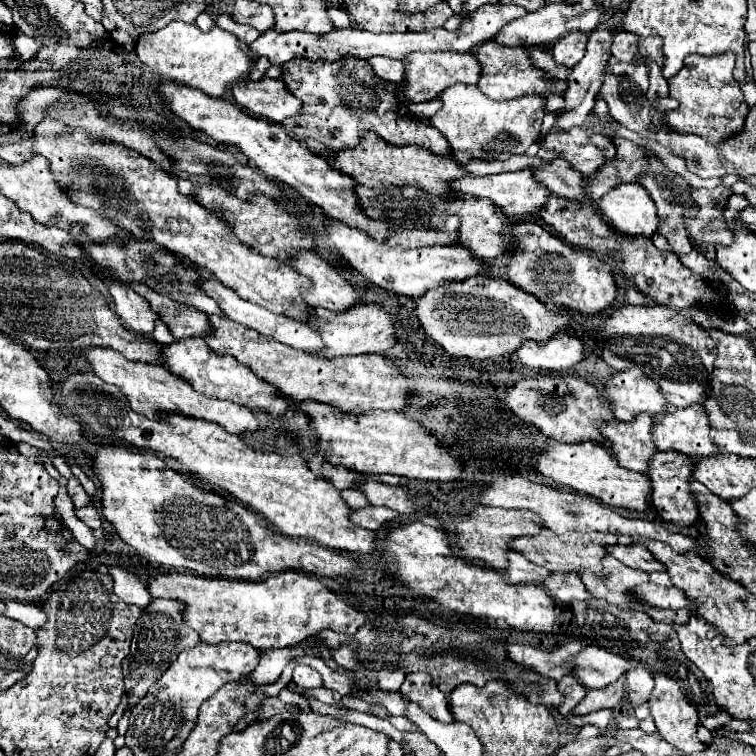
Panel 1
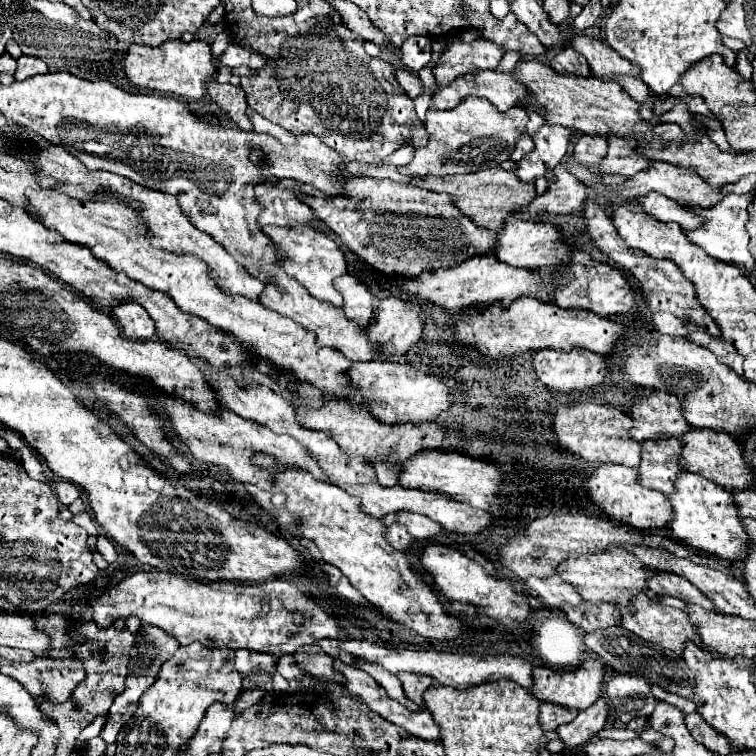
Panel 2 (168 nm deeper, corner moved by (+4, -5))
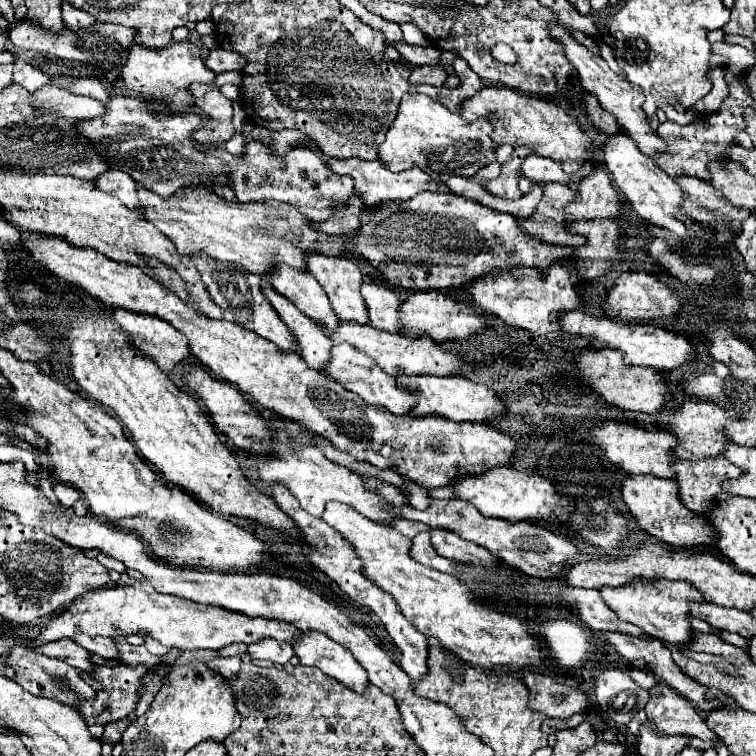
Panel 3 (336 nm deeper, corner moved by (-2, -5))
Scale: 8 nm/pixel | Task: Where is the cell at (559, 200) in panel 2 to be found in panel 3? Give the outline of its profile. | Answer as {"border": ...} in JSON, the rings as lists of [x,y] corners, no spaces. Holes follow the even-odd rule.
{"border":[[[595,170],[591,176],[579,182],[577,198],[571,202],[571,206],[567,206],[565,218],[569,222],[617,218],[623,206],[625,204],[611,182],[611,176],[605,170]]]}

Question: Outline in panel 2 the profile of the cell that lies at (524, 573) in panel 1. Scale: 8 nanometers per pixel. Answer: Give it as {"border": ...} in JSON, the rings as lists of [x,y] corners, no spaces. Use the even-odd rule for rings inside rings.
{"border":[[[531,576],[523,584],[527,590],[533,590],[537,596],[543,598],[543,602],[547,606],[553,606],[553,608],[561,608],[563,602],[567,602],[571,606],[579,606],[583,602],[581,596],[567,582],[563,582],[557,576],[551,576],[551,578]]]}

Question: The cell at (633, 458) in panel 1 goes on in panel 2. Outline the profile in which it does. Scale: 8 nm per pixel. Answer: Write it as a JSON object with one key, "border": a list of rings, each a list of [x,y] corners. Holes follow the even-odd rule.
{"border":[[[657,438],[643,440],[643,456],[637,466],[639,482],[645,488],[653,488],[669,496],[673,492],[673,478],[681,470],[677,456],[681,454],[681,442],[677,438]]]}

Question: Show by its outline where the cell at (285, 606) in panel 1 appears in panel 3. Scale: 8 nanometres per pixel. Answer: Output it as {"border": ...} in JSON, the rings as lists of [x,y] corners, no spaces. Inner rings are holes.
{"border":[[[137,582],[133,586],[123,586],[123,588],[95,590],[91,594],[85,594],[83,598],[77,598],[63,614],[59,614],[47,626],[43,626],[33,646],[43,646],[47,642],[61,638],[73,638],[77,628],[89,634],[91,638],[95,636],[115,638],[129,634],[149,636],[161,642],[163,646],[179,648],[179,650],[219,650],[233,642],[253,644],[265,636],[293,642],[299,636],[299,630],[287,622],[255,620],[243,614],[231,614],[231,610],[215,610],[215,606],[199,606],[179,596],[159,594],[153,590],[149,582],[143,582],[143,586]]]}

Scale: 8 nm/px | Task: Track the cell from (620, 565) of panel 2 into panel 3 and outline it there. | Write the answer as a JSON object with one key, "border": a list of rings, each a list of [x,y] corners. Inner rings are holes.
{"border":[[[663,580],[663,582],[633,582],[623,588],[601,588],[603,600],[611,604],[611,610],[625,622],[643,628],[649,636],[671,644],[685,644],[693,638],[691,608],[689,604],[705,604],[703,592],[687,582]]]}

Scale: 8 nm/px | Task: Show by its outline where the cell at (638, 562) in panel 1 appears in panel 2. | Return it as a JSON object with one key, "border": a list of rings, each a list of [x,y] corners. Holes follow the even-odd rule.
{"border":[[[655,572],[653,578],[647,580],[647,586],[655,594],[669,594],[685,602],[699,602],[699,606],[705,606],[713,610],[713,602],[709,602],[691,582],[687,582],[683,576],[677,576],[673,572]]]}

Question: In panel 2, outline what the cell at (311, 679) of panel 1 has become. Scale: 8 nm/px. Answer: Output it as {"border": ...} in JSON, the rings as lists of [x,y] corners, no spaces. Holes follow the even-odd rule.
{"border":[[[287,654],[287,656],[281,656],[279,662],[277,662],[277,672],[285,678],[285,680],[303,680],[303,672],[293,664],[293,658]]]}

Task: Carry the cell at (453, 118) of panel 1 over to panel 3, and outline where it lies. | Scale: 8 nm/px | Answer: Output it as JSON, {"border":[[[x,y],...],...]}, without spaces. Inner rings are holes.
{"border":[[[411,92],[401,98],[395,122],[389,126],[385,142],[377,146],[379,162],[383,162],[393,172],[403,172],[411,166],[419,166],[421,170],[427,170],[431,178],[437,176],[443,178],[443,182],[455,174],[473,176],[485,164],[495,162],[495,142],[489,138],[491,130],[493,126],[487,116],[475,122],[467,122],[429,96]]]}

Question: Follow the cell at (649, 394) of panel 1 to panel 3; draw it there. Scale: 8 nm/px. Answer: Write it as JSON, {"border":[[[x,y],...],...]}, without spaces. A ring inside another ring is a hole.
{"border":[[[685,402],[679,412],[673,414],[673,428],[671,434],[677,436],[679,446],[675,448],[677,458],[681,460],[703,460],[703,458],[725,458],[731,440],[723,434],[725,420],[737,418],[737,412],[729,408],[719,408],[713,402]]]}

